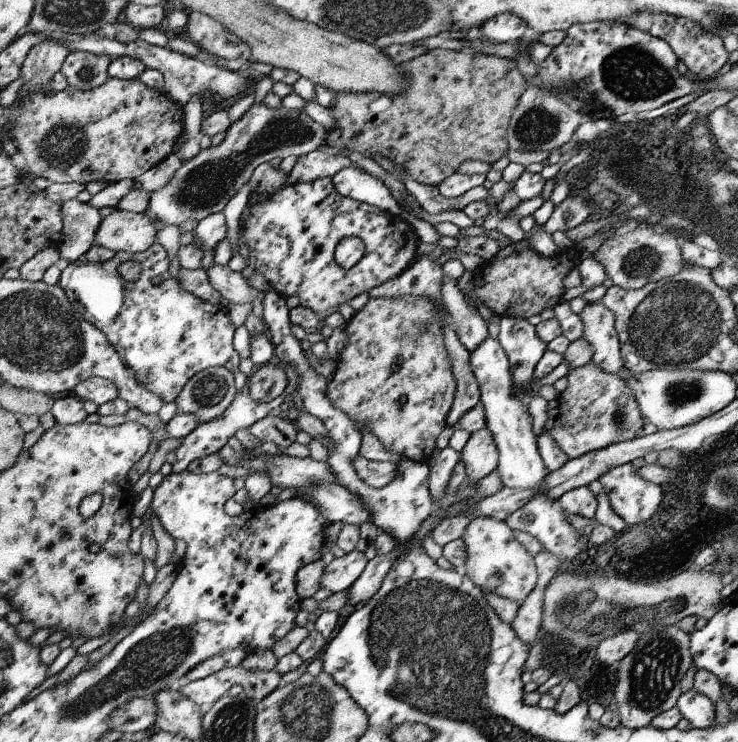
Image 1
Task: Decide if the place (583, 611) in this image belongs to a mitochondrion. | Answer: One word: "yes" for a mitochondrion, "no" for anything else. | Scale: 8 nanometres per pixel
yes

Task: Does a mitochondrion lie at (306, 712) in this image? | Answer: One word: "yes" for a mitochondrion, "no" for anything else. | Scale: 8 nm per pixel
yes

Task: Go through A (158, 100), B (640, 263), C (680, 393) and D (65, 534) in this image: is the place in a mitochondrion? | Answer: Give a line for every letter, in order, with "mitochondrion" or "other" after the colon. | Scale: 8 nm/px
A: other
B: mitochondrion
C: mitochondrion
D: other

